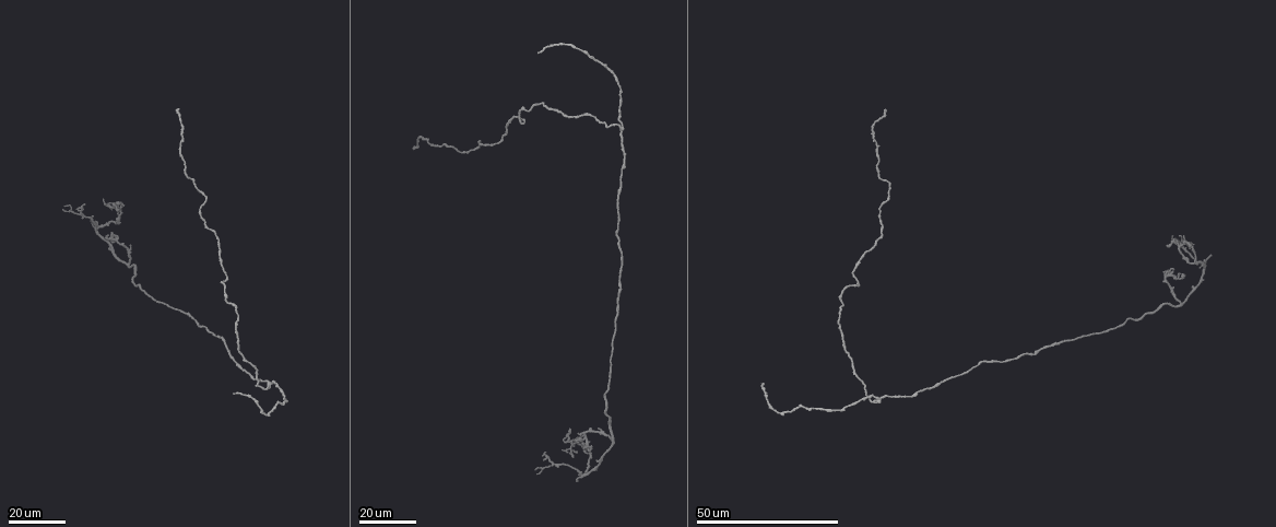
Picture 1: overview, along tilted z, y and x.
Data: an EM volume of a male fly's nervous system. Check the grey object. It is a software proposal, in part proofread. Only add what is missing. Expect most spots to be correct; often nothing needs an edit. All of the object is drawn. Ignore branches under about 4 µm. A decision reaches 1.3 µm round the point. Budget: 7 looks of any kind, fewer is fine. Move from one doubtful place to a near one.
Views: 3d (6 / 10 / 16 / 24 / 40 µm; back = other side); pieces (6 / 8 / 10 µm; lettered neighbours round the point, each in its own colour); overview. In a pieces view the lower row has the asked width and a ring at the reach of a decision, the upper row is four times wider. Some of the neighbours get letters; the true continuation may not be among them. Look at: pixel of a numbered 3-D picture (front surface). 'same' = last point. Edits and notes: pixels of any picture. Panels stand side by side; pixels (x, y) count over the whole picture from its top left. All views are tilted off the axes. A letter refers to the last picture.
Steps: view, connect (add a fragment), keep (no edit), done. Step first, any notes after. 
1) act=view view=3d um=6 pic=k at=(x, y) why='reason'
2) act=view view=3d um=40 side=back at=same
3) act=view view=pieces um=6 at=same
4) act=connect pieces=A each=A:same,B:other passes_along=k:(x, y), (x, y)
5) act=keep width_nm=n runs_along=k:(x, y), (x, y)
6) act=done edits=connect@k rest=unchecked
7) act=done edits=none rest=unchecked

act=view view=3d um=16 pic=1 at=(1210, 254) why='an open end'

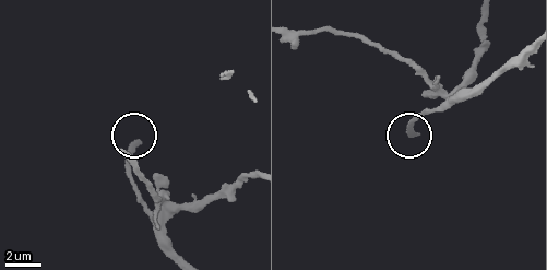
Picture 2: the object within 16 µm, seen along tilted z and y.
act=view view=pieces um=8 pic=2 at=(135, 140)

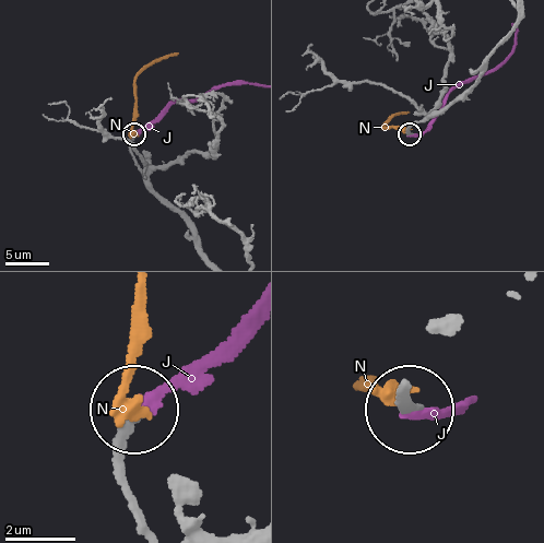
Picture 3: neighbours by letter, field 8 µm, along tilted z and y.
act=keep each=J:other,N:other runs_along=3:(503, 44), (470, 89), (409, 126), (408, 134) found='no lettered fragment goes on from it'

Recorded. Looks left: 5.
act=view view=3d um=24 pic=1 at=(85, 204) why='free end'

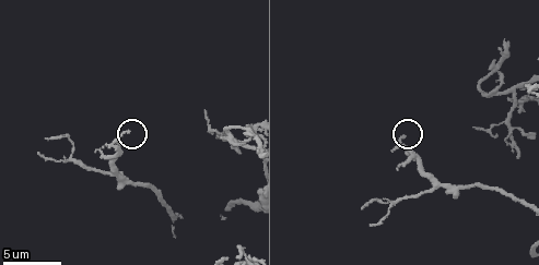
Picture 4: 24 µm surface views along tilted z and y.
act=view view=pieces um=8 pic=4 at=(130, 131)

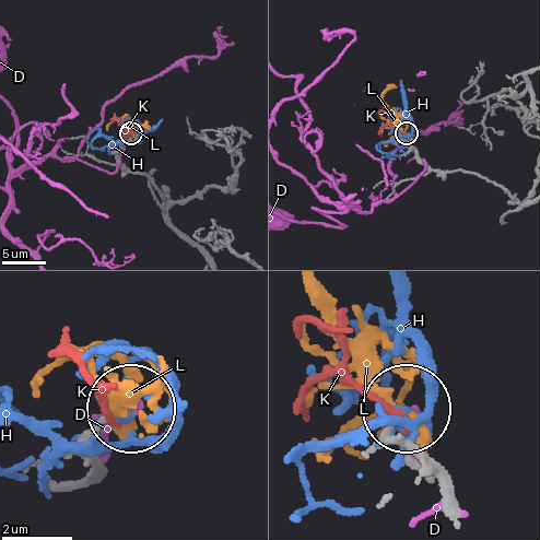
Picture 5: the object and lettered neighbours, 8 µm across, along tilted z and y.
act=keep width_nm=140 each=D:other,H:other,K:other,L:other found='no lettered fragment goes on from it'

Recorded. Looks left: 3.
act=view view=3d um=16 pic=1 at=(414, 147) why='end of a long branch'

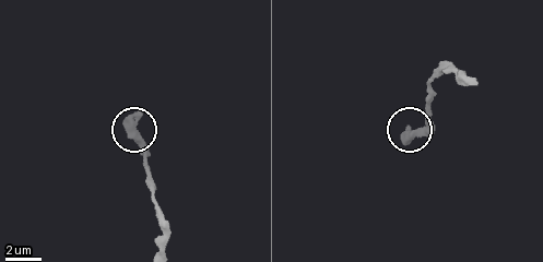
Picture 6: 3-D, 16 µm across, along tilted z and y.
act=view view=pieces um=8 pic=6 at=(136, 112)

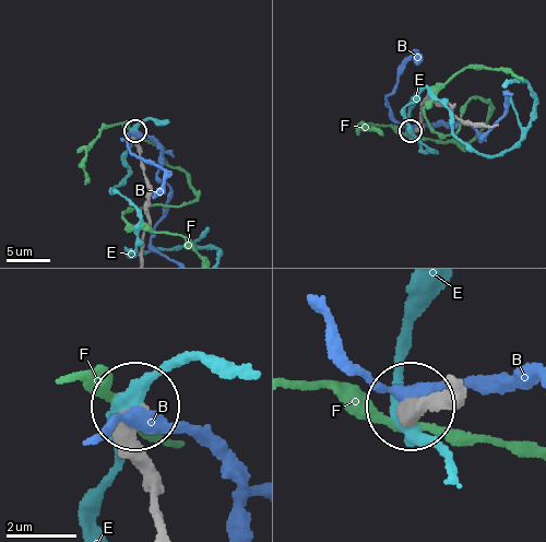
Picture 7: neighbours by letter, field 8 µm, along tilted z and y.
act=keep each=B:other,E:other,F:other runs_along=7:(154, 522), (131, 411) found='none of them fits'

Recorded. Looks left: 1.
act=done edits=none rest=unchecked

